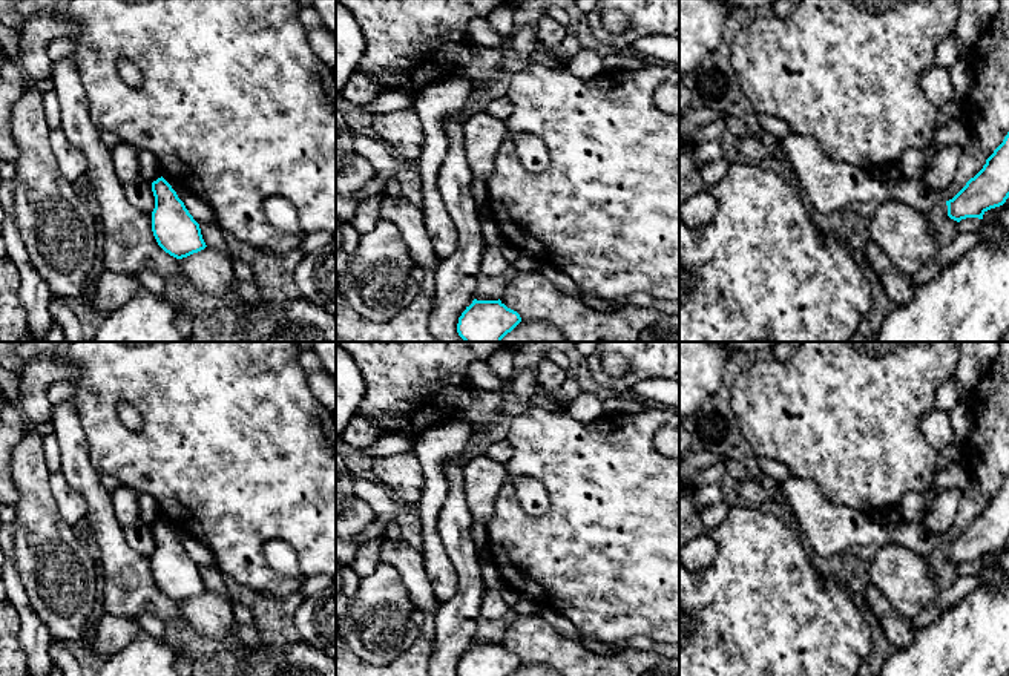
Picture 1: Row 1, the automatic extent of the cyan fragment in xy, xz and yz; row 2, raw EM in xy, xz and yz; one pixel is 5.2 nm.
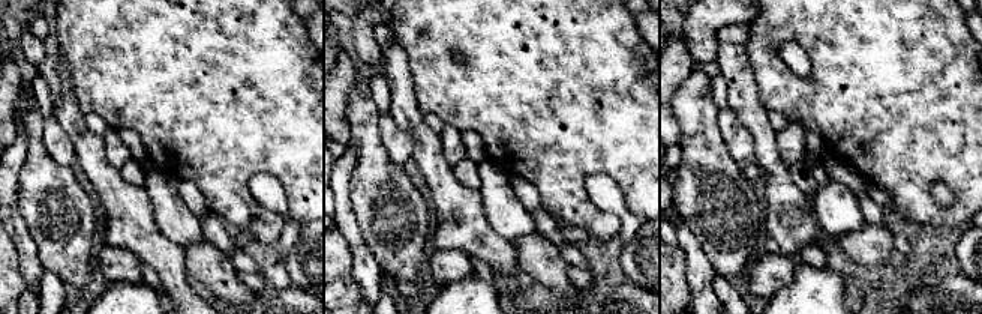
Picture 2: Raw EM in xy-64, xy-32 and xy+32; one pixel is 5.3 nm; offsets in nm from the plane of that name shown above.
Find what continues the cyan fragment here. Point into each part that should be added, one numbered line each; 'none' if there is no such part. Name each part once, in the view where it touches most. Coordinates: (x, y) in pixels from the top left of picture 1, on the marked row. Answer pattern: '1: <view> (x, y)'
none

